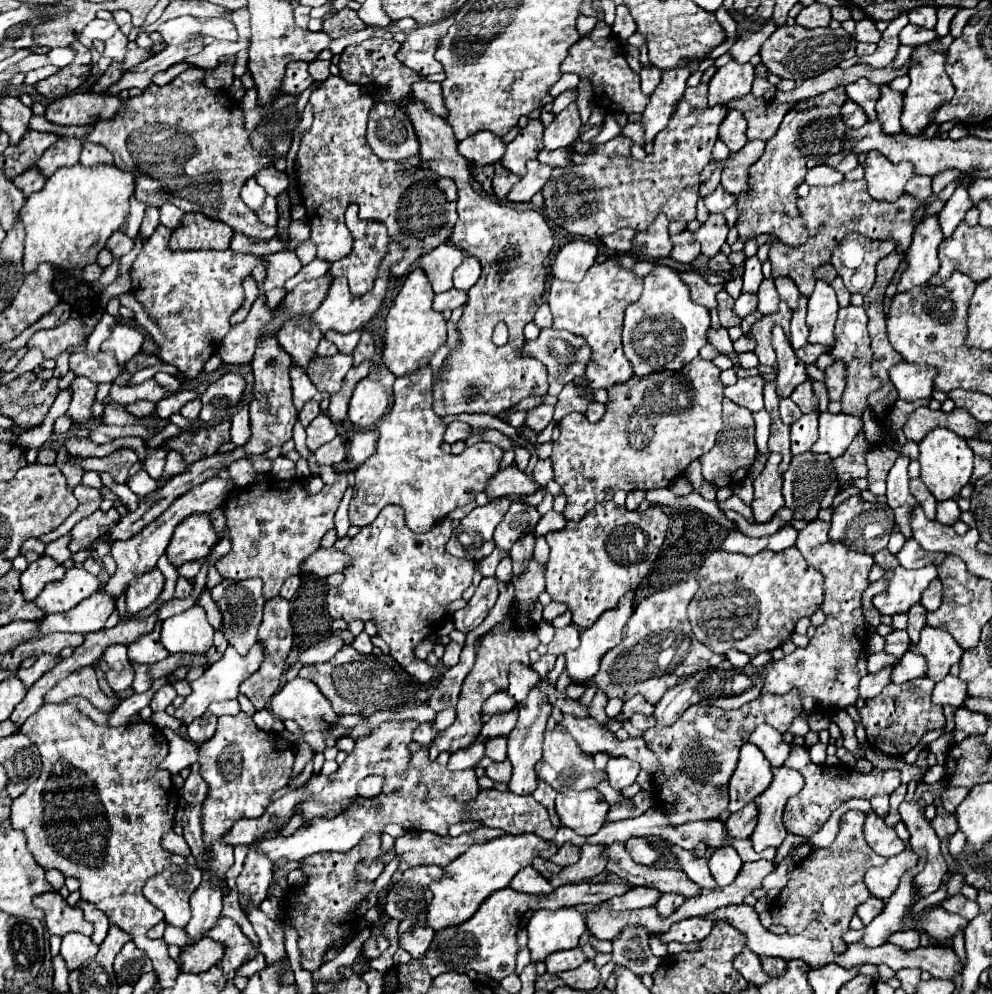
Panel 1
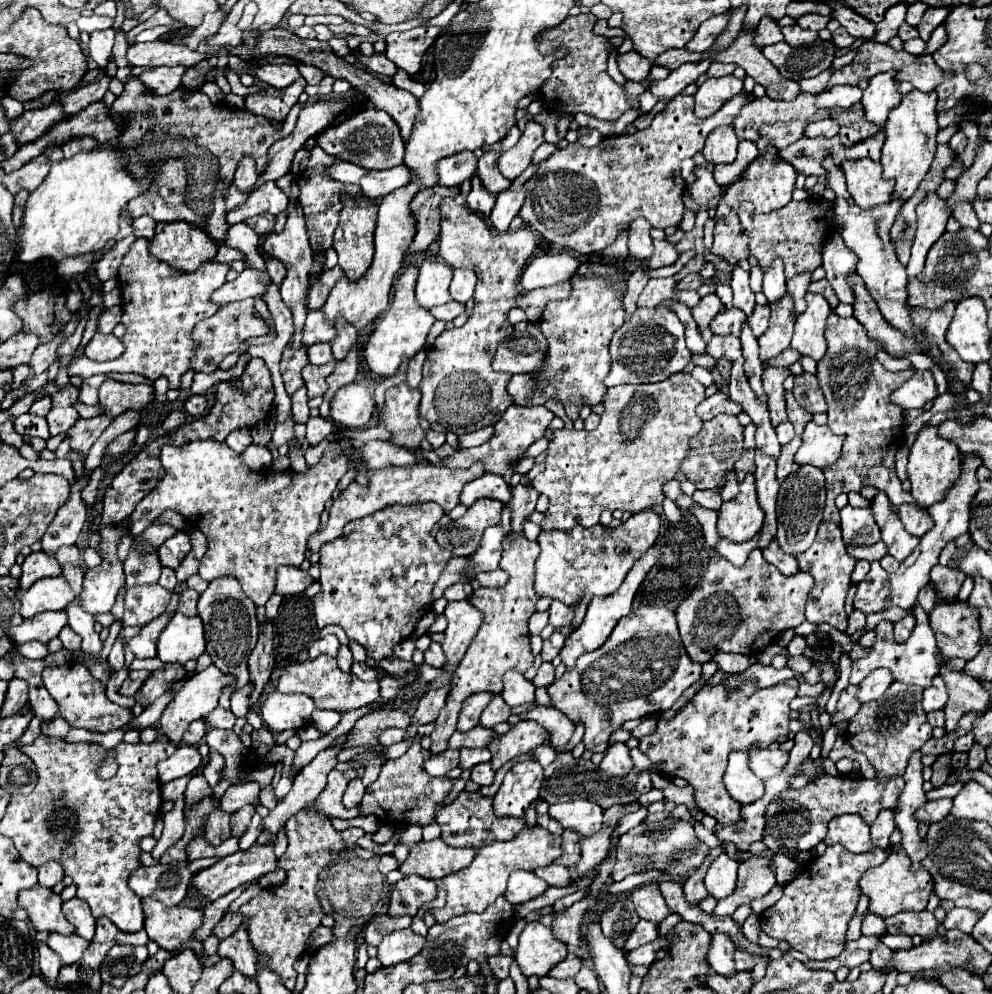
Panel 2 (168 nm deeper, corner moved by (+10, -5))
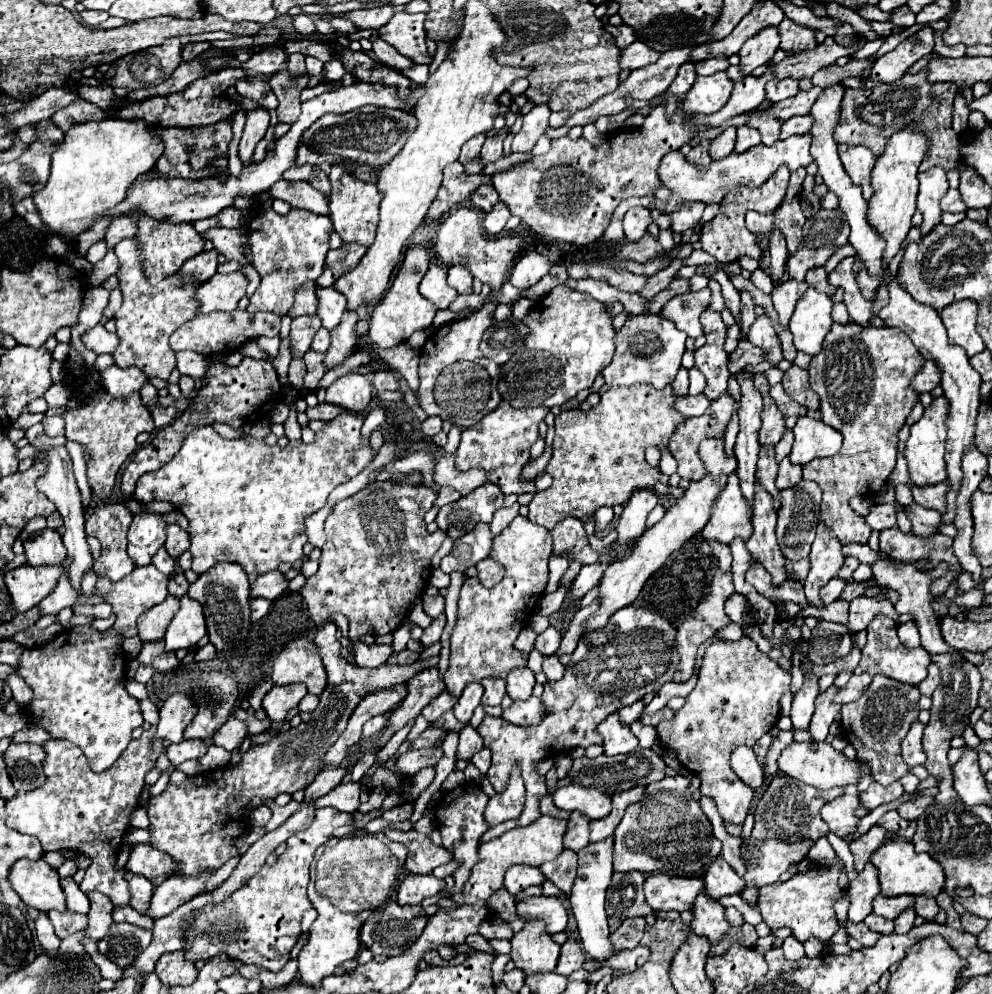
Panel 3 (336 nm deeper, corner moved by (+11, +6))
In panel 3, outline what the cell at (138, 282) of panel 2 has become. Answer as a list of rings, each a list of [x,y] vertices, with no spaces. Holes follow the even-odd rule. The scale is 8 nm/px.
[[[134,238],[122,240],[116,246],[116,256],[120,260],[120,272],[116,274],[120,280],[120,290],[124,294],[122,308],[116,312],[116,328],[120,344],[114,350],[114,364],[120,368],[136,366],[148,378],[162,378],[168,380],[170,372],[176,368],[176,354],[168,344],[170,334],[192,320],[198,312],[198,304],[194,300],[196,284],[180,284],[178,276],[172,274],[166,280],[150,286],[144,272],[140,270],[140,248]]]

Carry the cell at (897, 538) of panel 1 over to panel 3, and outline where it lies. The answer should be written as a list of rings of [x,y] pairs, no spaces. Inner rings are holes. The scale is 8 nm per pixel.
[[[834,324],[830,334],[824,340],[824,348],[816,354],[810,362],[810,386],[820,396],[820,412],[822,422],[836,428],[844,436],[844,444],[840,452],[832,458],[812,460],[802,468],[806,480],[812,480],[822,490],[822,508],[820,508],[820,522],[824,522],[842,544],[858,542],[866,544],[870,538],[870,528],[866,520],[850,508],[850,498],[858,494],[878,494],[888,484],[888,476],[896,466],[896,432],[904,426],[906,416],[918,402],[918,394],[912,388],[912,380],[916,372],[924,366],[924,356],[916,350],[912,340],[904,336],[898,328],[864,328],[860,324]]]

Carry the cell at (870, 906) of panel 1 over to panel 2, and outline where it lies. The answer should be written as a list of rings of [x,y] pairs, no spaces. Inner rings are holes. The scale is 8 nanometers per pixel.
[[[867,913],[863,917],[863,935],[883,935],[885,933],[885,921],[879,915]]]

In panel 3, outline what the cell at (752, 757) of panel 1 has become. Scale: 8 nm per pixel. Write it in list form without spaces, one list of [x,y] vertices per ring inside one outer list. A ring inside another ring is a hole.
[[[738,746],[732,752],[732,770],[738,774],[738,778],[742,778],[752,790],[760,788],[764,782],[764,772],[762,766],[756,758],[756,754],[752,752],[752,748],[748,746]]]

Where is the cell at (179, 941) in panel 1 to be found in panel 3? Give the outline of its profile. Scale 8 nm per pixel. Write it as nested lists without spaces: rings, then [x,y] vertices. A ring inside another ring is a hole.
[[[126,872],[126,876],[128,876],[128,888],[130,888],[130,906],[136,912],[146,912],[152,896],[152,882],[132,872]]]

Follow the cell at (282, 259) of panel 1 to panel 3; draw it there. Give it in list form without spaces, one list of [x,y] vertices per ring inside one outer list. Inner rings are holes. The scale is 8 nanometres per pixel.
[[[240,272],[214,274],[208,282],[200,284],[196,290],[196,300],[200,302],[198,314],[208,312],[230,312],[238,306],[240,298],[246,294],[248,280]]]

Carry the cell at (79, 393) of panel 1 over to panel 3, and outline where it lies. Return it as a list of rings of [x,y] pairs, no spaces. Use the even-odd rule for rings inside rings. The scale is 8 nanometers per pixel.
[[[60,416],[44,418],[42,420],[42,426],[44,426],[46,436],[60,436],[60,434],[64,434],[64,420]]]

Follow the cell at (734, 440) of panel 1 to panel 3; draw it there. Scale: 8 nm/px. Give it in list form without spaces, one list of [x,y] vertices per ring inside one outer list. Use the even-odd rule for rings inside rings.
[[[724,392],[724,396],[716,398],[710,404],[706,414],[686,418],[672,434],[668,450],[678,462],[678,474],[682,480],[700,480],[704,476],[706,470],[702,460],[698,458],[698,444],[704,438],[724,436],[732,416],[732,404],[734,398],[728,392]]]

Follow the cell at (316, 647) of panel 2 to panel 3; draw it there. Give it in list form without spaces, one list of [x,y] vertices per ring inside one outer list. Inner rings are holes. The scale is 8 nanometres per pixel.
[[[326,622],[314,636],[312,640],[320,652],[320,658],[324,660],[324,668],[326,668],[326,688],[320,694],[320,704],[316,706],[316,710],[310,714],[310,722],[300,722],[296,728],[290,728],[288,732],[280,732],[274,734],[274,738],[266,744],[258,744],[252,746],[238,764],[228,764],[216,772],[202,772],[198,776],[186,778],[182,784],[168,784],[166,790],[158,796],[150,796],[148,800],[148,832],[150,832],[150,846],[170,854],[178,864],[180,864],[180,874],[184,876],[198,876],[200,872],[210,872],[210,870],[218,870],[222,868],[232,856],[238,856],[238,848],[234,846],[234,842],[240,838],[240,822],[248,822],[250,812],[258,806],[264,806],[266,800],[274,800],[278,794],[286,792],[286,794],[294,794],[296,790],[304,790],[308,784],[312,784],[312,768],[316,768],[316,764],[320,764],[320,756],[324,756],[324,752],[328,752],[328,748],[338,740],[340,732],[344,732],[346,724],[348,724],[348,716],[352,716],[356,704],[370,694],[372,690],[382,690],[382,688],[390,688],[394,684],[402,684],[408,682],[412,676],[416,676],[416,672],[422,672],[424,668],[430,666],[438,666],[440,656],[430,656],[426,660],[416,660],[414,664],[406,664],[406,666],[398,666],[398,664],[382,664],[378,668],[364,668],[364,670],[356,670],[354,664],[348,664],[342,656],[340,656],[340,640],[336,638],[336,626],[332,622]]]

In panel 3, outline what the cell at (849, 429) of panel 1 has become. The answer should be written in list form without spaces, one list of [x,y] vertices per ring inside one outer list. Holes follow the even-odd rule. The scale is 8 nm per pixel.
[[[800,416],[792,432],[794,432],[794,446],[790,452],[792,464],[804,466],[814,458],[834,456],[838,454],[838,448],[842,448],[842,434],[826,426],[822,420]]]

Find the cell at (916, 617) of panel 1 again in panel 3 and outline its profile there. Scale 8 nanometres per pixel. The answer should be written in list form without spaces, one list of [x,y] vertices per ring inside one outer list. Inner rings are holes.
[[[916,622],[900,624],[898,626],[898,636],[900,636],[900,642],[908,648],[920,646],[920,634],[918,634],[918,628],[916,628]]]

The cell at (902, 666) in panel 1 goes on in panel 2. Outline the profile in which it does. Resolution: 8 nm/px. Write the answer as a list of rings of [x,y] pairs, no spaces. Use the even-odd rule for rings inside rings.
[[[885,669],[873,671],[873,673],[867,675],[867,677],[863,679],[863,683],[859,685],[859,693],[857,693],[859,701],[861,701],[861,703],[867,703],[867,701],[873,701],[873,699],[879,699],[879,697],[889,689],[889,685],[891,685],[893,681],[895,681],[895,679],[893,679],[893,675],[889,675],[889,671],[885,671]]]

